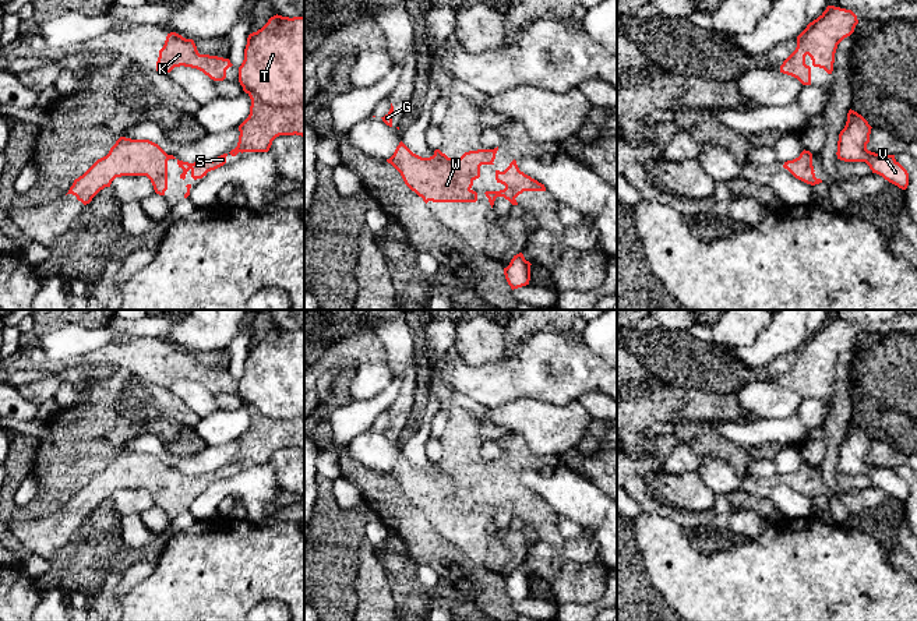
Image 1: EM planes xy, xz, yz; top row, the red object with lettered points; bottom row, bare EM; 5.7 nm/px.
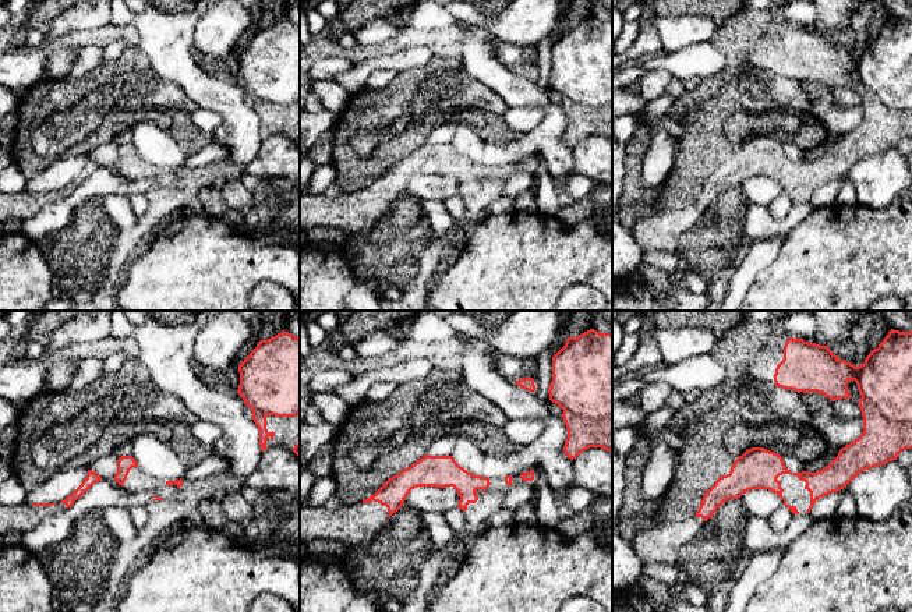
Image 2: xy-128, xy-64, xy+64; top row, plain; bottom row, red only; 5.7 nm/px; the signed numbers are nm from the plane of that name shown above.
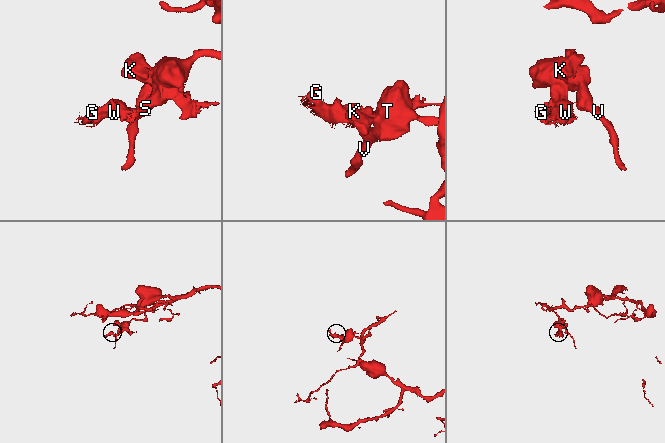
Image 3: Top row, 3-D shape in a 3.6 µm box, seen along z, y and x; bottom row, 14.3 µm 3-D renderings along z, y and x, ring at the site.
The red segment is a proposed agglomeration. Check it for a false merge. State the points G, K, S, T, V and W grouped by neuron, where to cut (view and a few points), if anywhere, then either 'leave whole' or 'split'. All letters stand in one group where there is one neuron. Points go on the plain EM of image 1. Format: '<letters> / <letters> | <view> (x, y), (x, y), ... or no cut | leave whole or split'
G K S T V W | no cut | leave whole

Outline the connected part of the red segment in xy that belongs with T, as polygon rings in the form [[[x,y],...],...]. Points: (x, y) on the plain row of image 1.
[[[276,327],[248,347],[239,395],[251,419],[232,469],[268,465],[279,448],[304,449],[304,329]]]

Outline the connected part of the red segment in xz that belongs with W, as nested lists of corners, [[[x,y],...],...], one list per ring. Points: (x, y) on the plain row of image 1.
[[[402,454],[394,467],[387,472],[402,488],[405,497],[427,516],[433,515],[476,515],[473,494],[480,490],[482,477],[494,477],[494,462],[465,465],[452,472],[440,462],[430,470],[413,466]]]

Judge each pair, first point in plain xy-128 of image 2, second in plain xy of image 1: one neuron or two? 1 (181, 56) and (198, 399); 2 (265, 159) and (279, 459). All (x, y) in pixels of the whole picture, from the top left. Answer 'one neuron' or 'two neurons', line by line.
1: one neuron
2: one neuron

